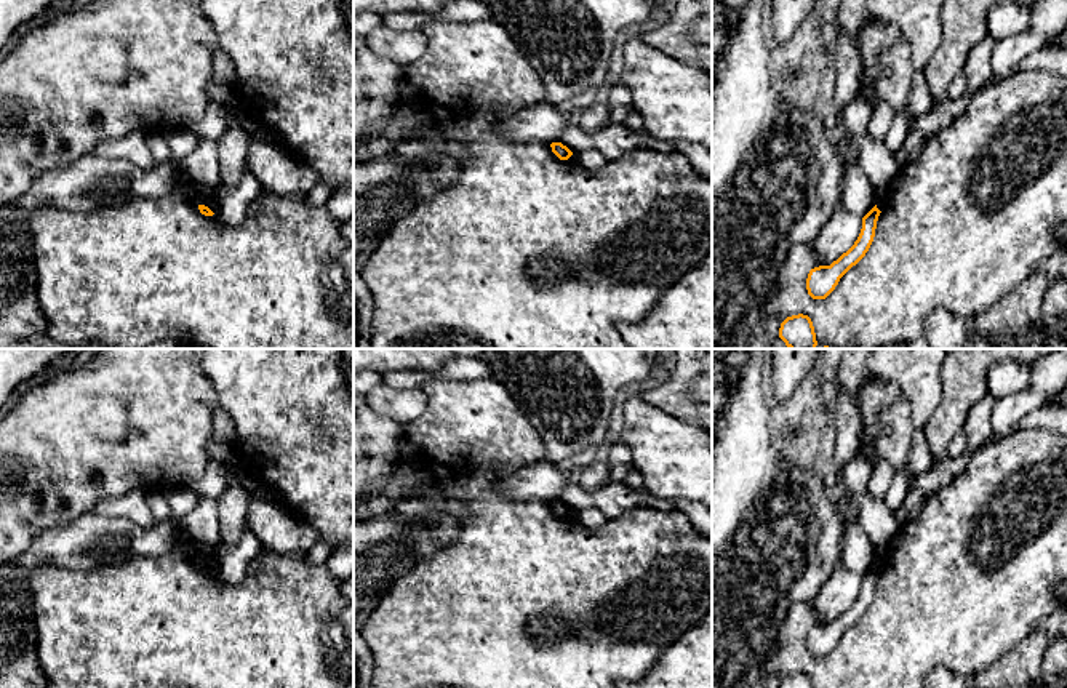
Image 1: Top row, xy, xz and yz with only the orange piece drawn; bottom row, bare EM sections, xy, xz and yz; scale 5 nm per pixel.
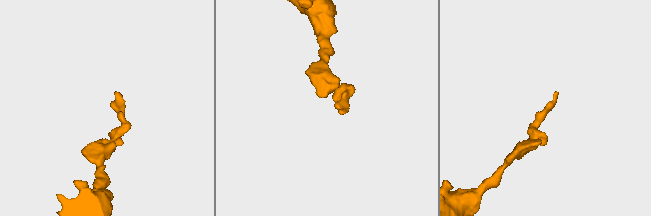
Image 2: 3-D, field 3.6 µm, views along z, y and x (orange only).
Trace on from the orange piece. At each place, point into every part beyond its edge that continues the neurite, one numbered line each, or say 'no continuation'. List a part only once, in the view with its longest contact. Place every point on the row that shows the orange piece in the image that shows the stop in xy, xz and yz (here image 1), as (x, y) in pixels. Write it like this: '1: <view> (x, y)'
1: xy (183, 180)

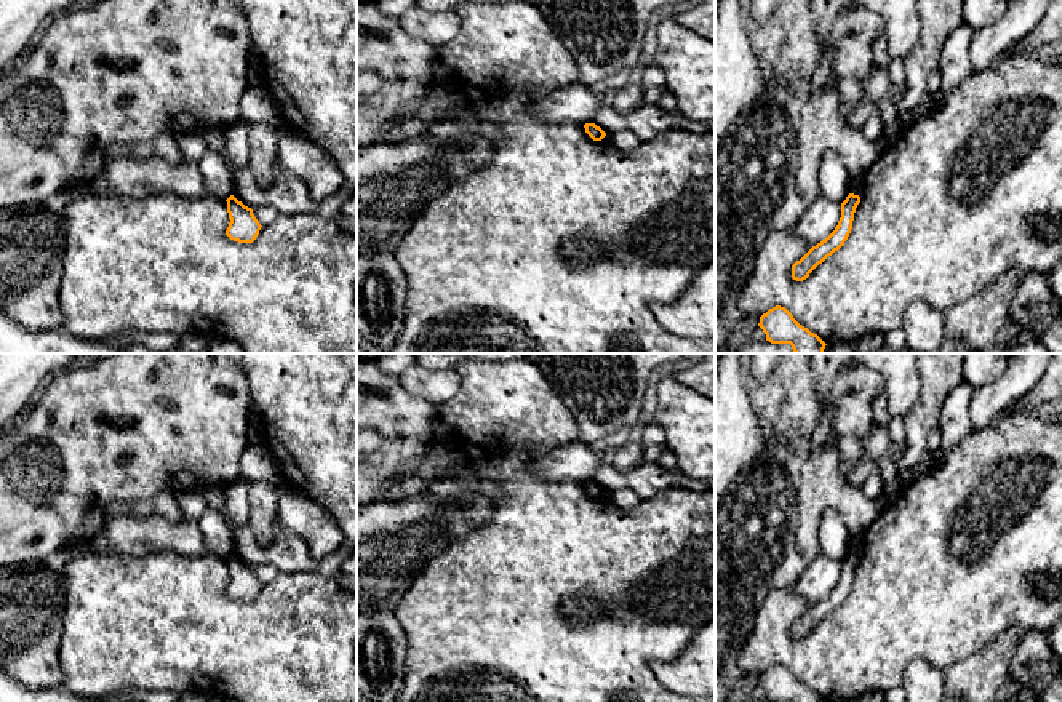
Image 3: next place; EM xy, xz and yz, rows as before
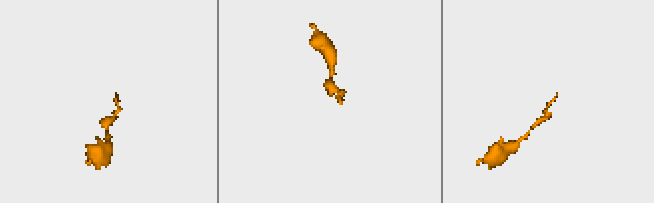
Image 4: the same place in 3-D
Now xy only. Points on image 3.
1: xy (215, 171)

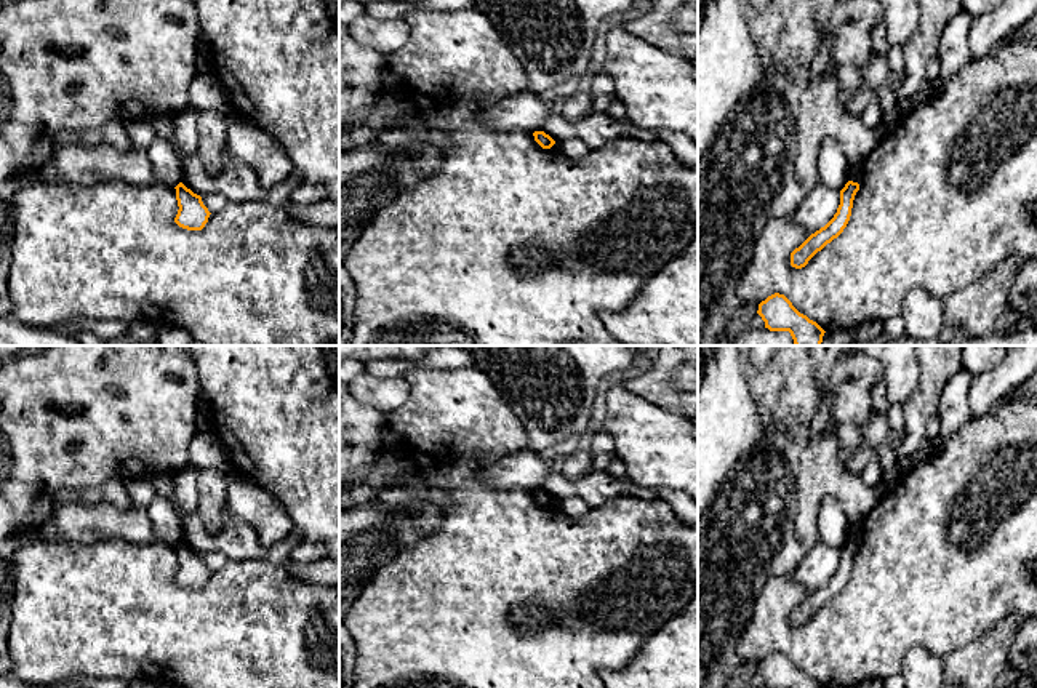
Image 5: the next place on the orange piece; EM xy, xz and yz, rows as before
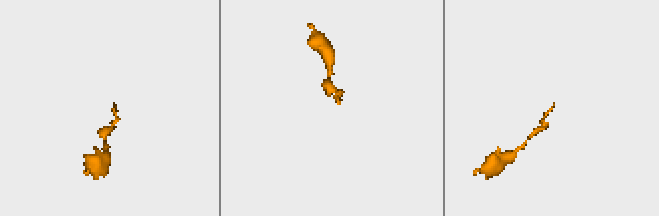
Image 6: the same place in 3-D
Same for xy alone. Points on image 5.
1: xy (164, 159)

